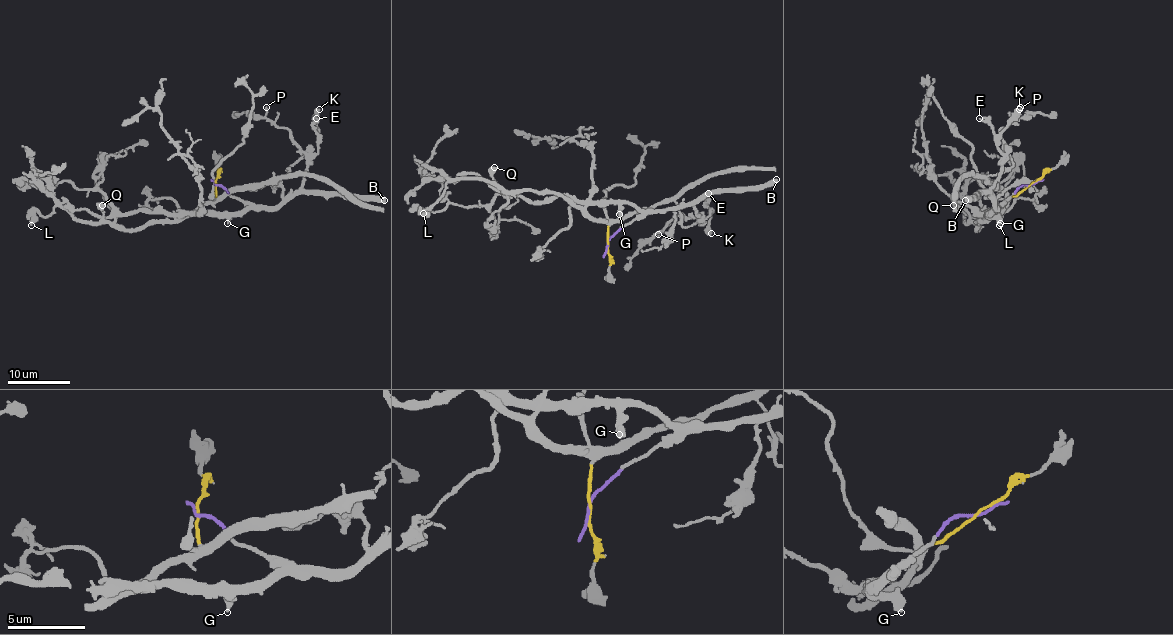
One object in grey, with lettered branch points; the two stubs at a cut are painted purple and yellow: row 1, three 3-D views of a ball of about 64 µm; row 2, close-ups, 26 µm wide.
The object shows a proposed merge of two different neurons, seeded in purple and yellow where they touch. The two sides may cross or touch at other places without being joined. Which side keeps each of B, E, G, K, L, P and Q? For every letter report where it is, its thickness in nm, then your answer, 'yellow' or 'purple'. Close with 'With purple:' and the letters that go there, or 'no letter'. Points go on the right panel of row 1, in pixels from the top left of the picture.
B: place (965, 200); calibre 600 nm; purple
E: place (979, 118); calibre 130 nm; purple
G: place (1000, 223); calibre 400 nm; purple
K: place (1019, 109); calibre 460 nm; purple
L: place (999, 225); calibre 280 nm; yellow
P: place (1020, 107); calibre 160 nm; purple
Q: place (953, 205); calibre 600 nm; yellow
With purple: B, E, G, K, P

